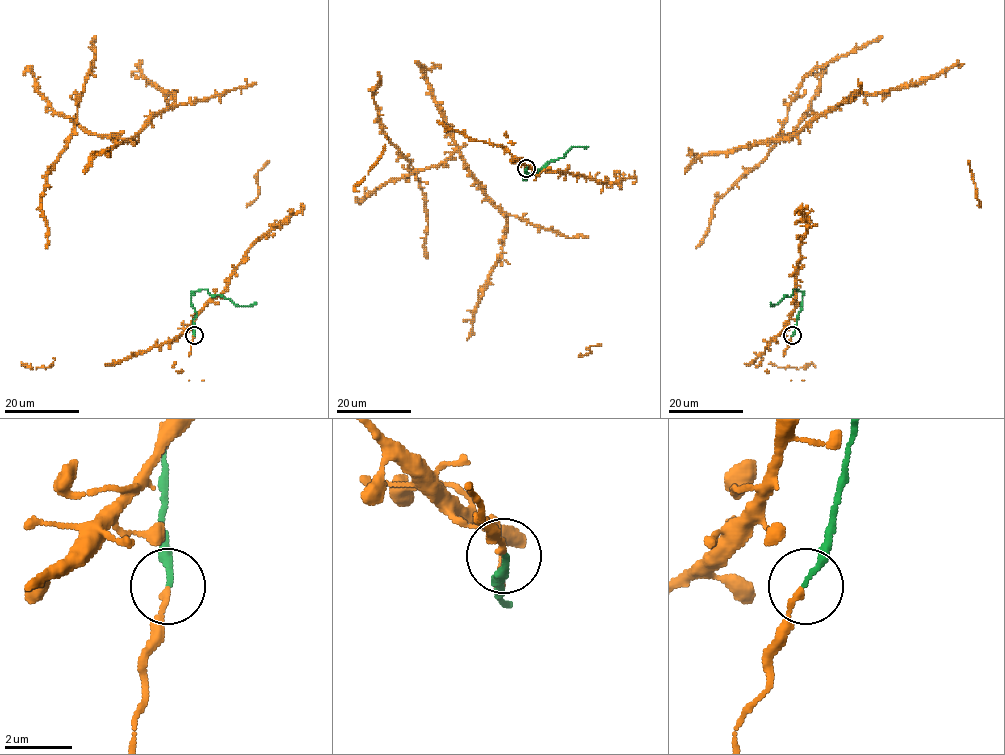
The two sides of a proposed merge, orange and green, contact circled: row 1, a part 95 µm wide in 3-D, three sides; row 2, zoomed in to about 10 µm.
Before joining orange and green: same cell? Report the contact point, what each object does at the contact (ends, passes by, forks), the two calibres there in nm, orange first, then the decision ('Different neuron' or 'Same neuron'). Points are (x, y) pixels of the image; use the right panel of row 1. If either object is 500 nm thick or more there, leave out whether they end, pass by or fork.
Place: (792, 335). At the ring orange passes by. At the ring green ends. Thickness 120 nm (orange) against 170 nm. Same neuron

